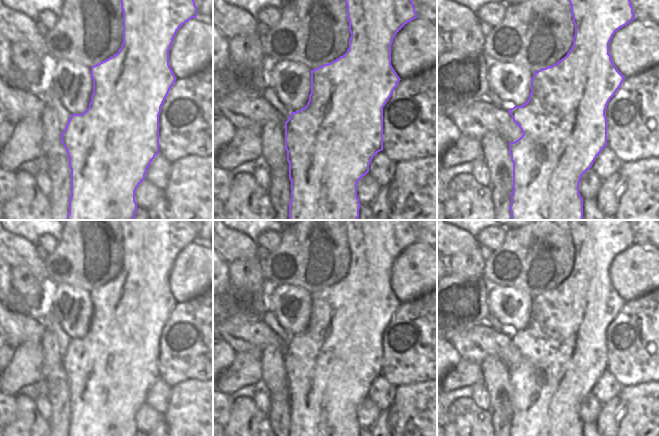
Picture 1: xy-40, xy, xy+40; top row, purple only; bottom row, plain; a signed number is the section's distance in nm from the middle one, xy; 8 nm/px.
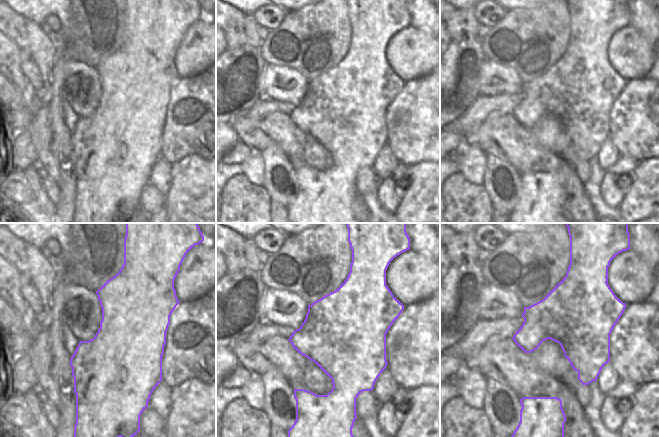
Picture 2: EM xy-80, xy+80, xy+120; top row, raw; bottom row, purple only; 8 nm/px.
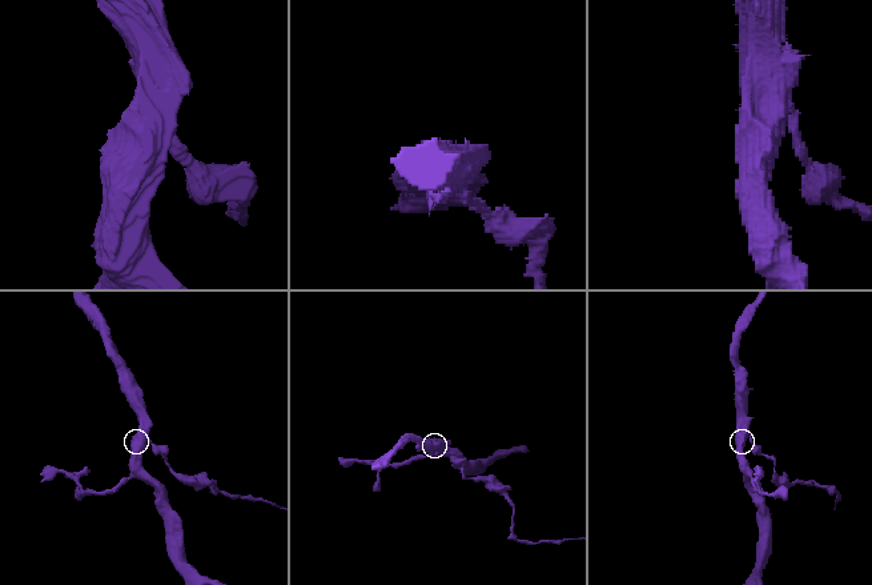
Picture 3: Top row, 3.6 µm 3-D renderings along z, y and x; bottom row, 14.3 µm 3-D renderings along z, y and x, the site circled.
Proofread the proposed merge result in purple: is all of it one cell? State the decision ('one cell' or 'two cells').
two cells

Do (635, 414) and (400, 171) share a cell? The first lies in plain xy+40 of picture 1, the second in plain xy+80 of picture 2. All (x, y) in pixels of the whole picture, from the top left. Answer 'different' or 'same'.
different

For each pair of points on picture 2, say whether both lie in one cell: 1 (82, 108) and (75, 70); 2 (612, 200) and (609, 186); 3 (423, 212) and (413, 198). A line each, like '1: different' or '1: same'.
1: same
2: same
3: same

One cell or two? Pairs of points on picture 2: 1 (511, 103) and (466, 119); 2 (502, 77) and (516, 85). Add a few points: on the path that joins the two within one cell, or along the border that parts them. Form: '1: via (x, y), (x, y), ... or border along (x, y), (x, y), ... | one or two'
1: via (500, 105), (485, 106), (477, 113) | one
2: via (505, 80), (513, 85) | one

